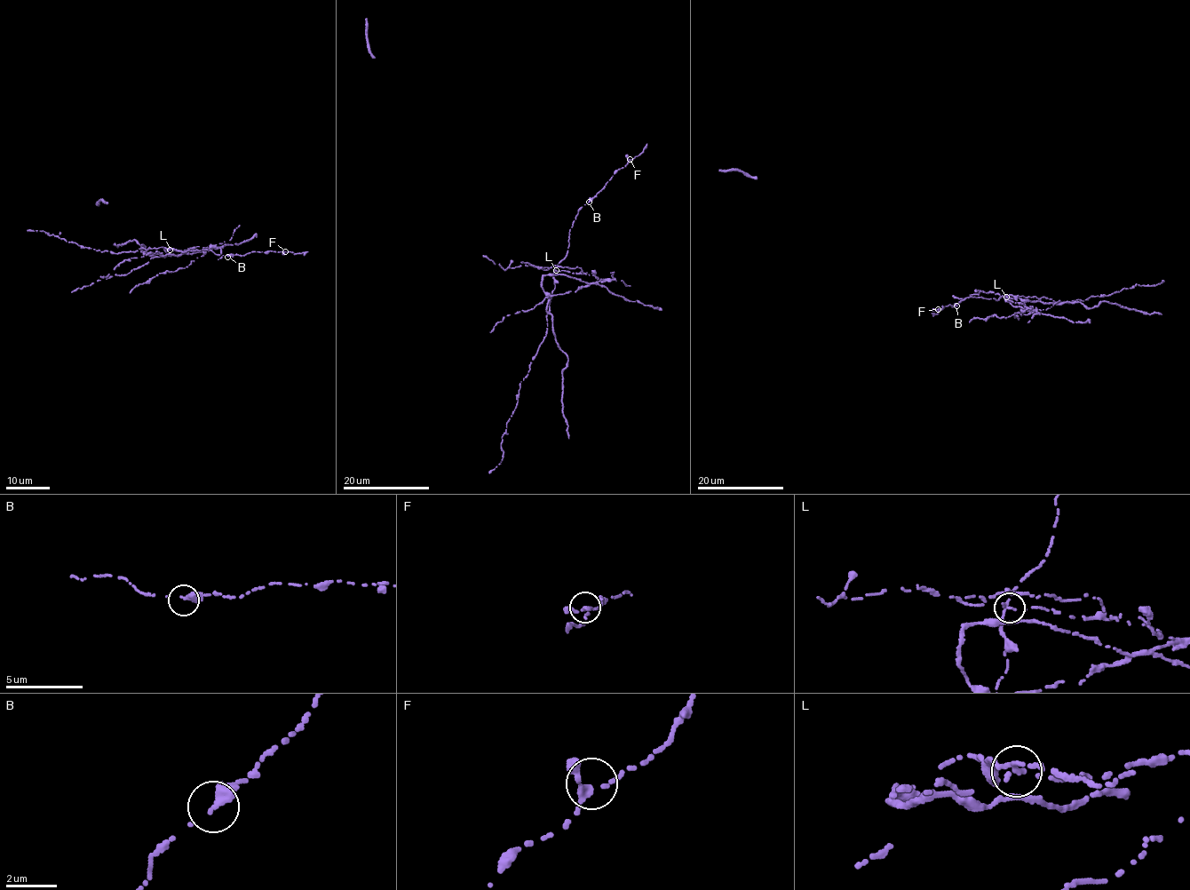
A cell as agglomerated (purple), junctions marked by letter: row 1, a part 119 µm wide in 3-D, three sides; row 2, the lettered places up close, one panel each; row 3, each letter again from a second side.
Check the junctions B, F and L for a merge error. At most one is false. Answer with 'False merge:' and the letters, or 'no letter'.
False merge: L

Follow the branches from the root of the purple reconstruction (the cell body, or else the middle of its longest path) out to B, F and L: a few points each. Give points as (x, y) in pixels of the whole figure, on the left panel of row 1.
B: (137, 258), (151, 252), (162, 253), (143, 253), (150, 247), (161, 246), (183, 252), (206, 249), (227, 257)
F: (137, 258), (162, 253), (143, 253), (150, 247), (183, 252), (206, 249), (233, 255), (285, 251)
L: (137, 258), (151, 252), (162, 253), (143, 253), (150, 247), (170, 249)

